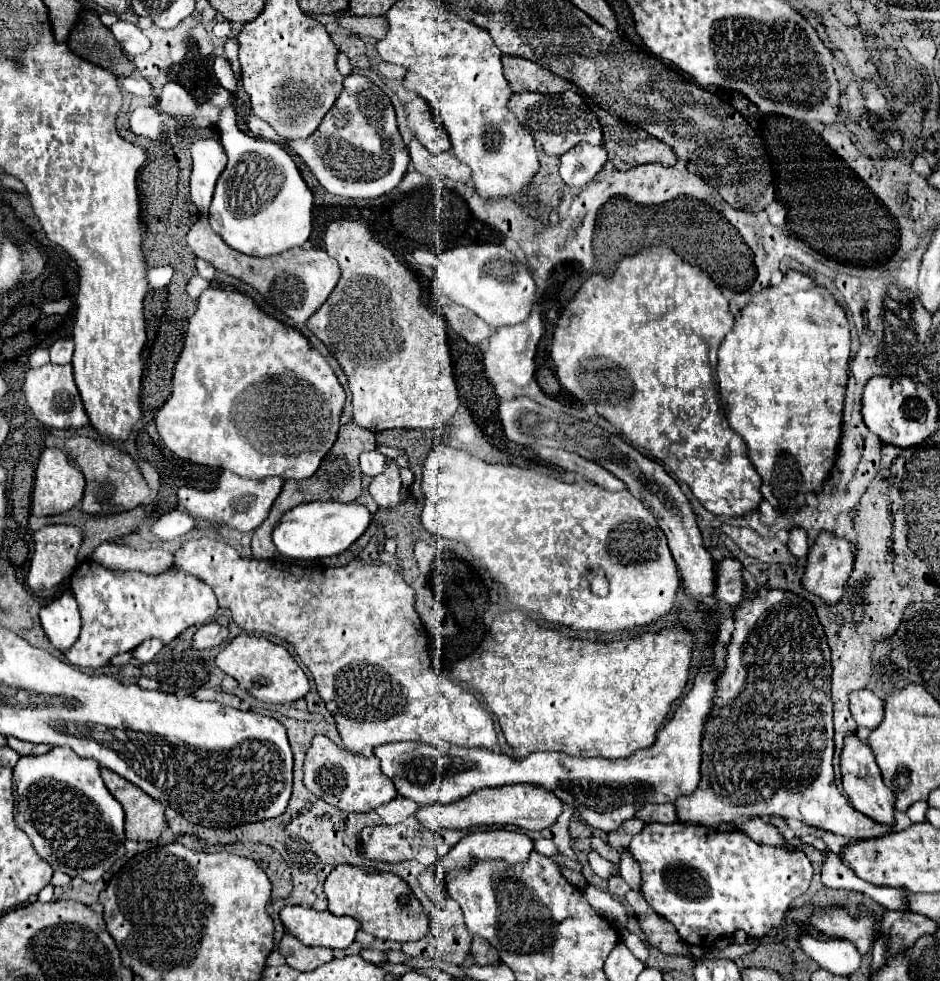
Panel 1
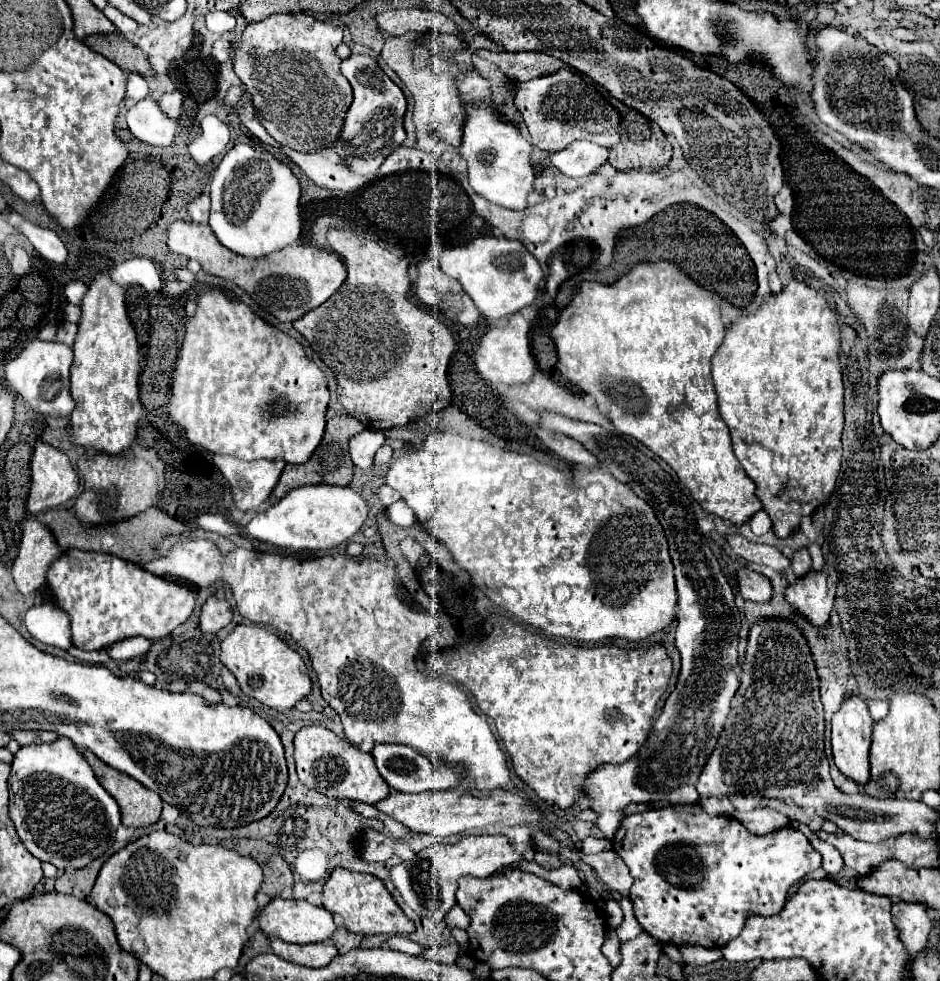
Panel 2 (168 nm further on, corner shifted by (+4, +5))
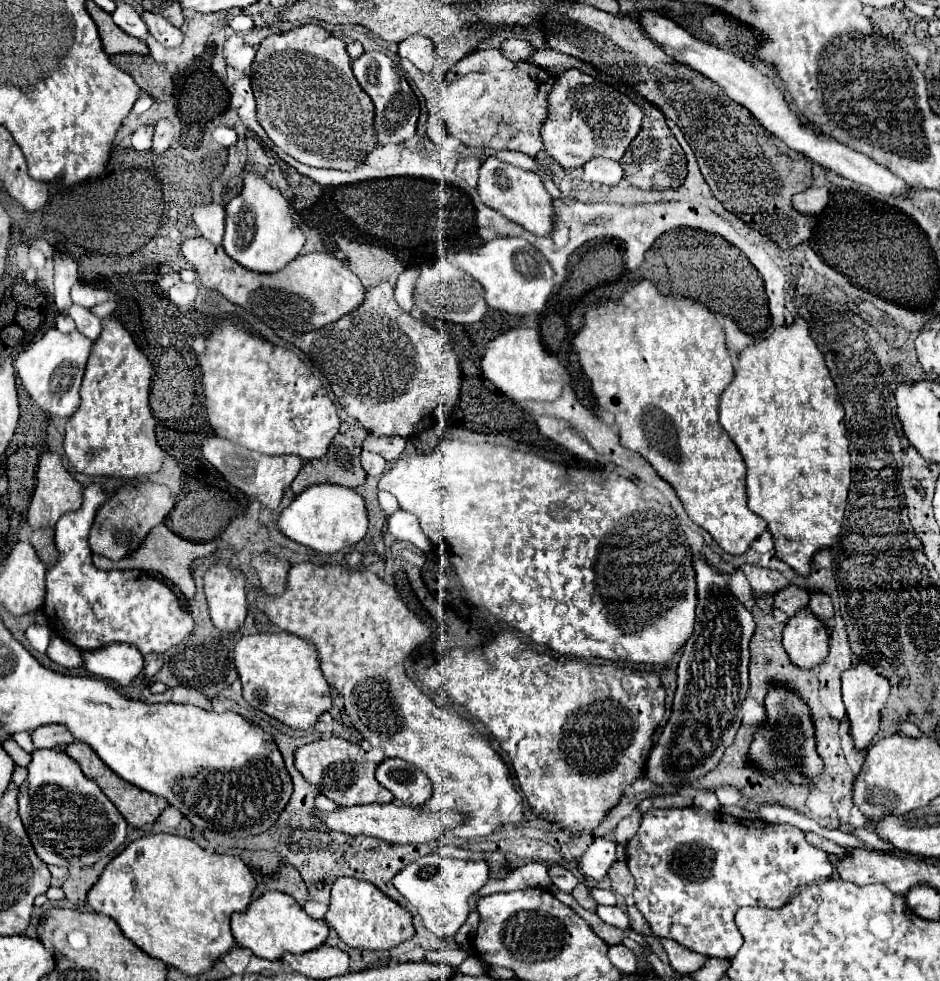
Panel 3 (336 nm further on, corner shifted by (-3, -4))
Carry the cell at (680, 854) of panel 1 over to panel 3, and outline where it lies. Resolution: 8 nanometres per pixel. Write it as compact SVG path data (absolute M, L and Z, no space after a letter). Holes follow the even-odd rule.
M650 808L636 836L630 840L628 868L636 878L634 900L640 914L658 938L672 938L682 946L702 954L732 958L742 946L734 914L742 906L782 908L798 886L828 880L834 872L828 854L806 842L804 834L788 824L768 824L762 820L736 820L730 814L710 814L704 808Z

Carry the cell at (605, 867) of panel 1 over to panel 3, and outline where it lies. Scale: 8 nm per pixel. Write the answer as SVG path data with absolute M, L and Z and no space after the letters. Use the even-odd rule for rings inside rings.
M596 838L580 860L582 872L608 872L616 862L616 842L608 838Z

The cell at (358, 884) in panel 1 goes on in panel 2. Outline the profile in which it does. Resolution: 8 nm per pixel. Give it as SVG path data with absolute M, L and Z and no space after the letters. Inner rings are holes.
M335 867L331 877L325 883L323 907L327 911L331 911L333 915L343 917L343 923L351 933L409 935L415 931L415 923L411 919L407 919L407 915L401 911L397 901L387 891L385 883L373 875L367 875L367 873L353 873L349 869Z

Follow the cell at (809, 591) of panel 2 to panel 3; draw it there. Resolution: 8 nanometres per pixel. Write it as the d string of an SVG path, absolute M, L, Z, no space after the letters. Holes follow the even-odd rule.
M800 610L786 622L784 648L792 664L802 670L812 670L822 664L828 656L828 640L828 628L810 610Z

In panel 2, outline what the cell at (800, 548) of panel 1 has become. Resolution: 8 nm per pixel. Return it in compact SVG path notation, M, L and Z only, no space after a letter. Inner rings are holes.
M805 547L793 553L793 557L791 557L791 569L793 569L793 573L797 577L801 577L807 571L811 571L811 557L809 557L809 553L807 553Z

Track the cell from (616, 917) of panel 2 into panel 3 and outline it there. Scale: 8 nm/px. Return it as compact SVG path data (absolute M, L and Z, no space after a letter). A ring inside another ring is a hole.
M593 888L590 893L598 905L614 906L616 904L616 896L612 890Z

